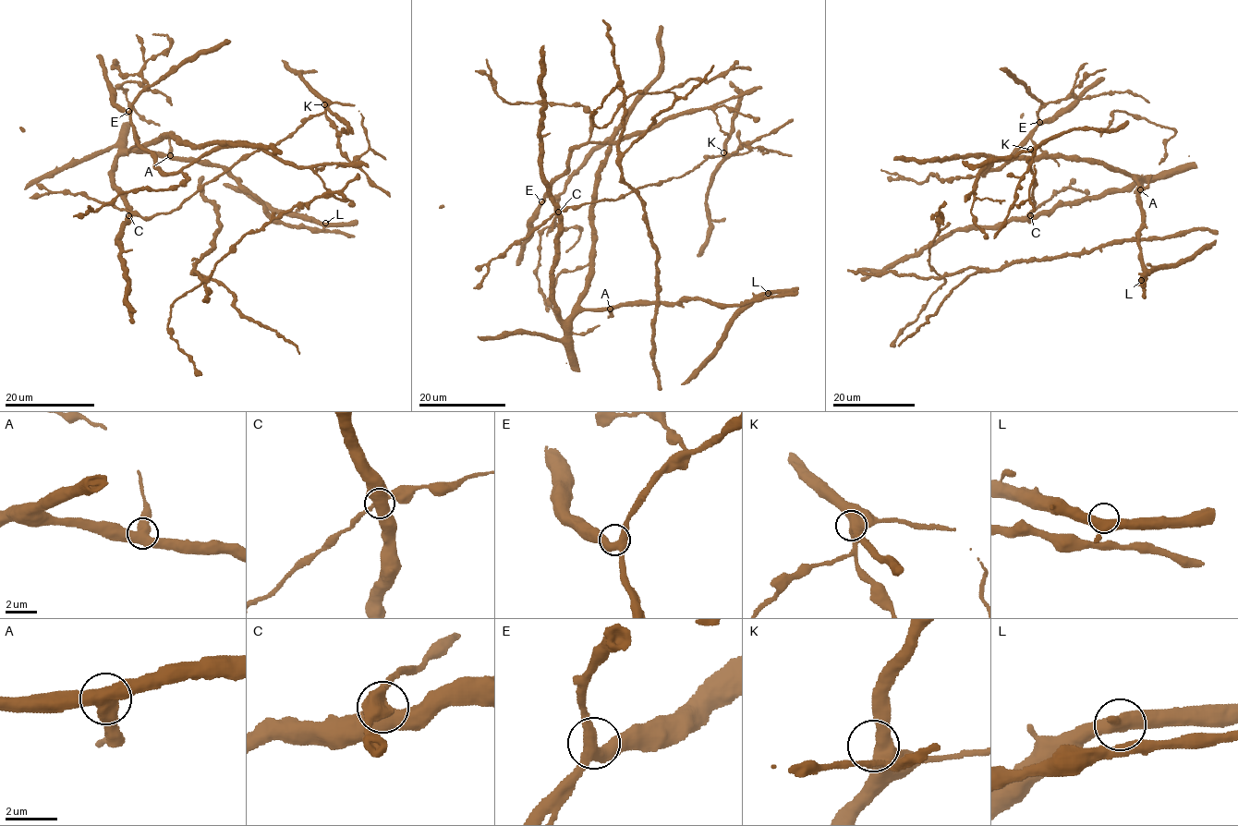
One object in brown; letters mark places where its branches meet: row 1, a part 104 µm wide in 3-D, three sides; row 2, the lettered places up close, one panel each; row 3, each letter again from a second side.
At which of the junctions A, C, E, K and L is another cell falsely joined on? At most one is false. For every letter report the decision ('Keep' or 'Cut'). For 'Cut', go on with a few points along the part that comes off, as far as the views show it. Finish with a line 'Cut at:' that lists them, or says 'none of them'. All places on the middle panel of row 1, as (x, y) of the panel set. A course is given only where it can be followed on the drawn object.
A: Keep
C: Keep
E: Keep
K: Keep
L: Keep
Cut at: none of them

